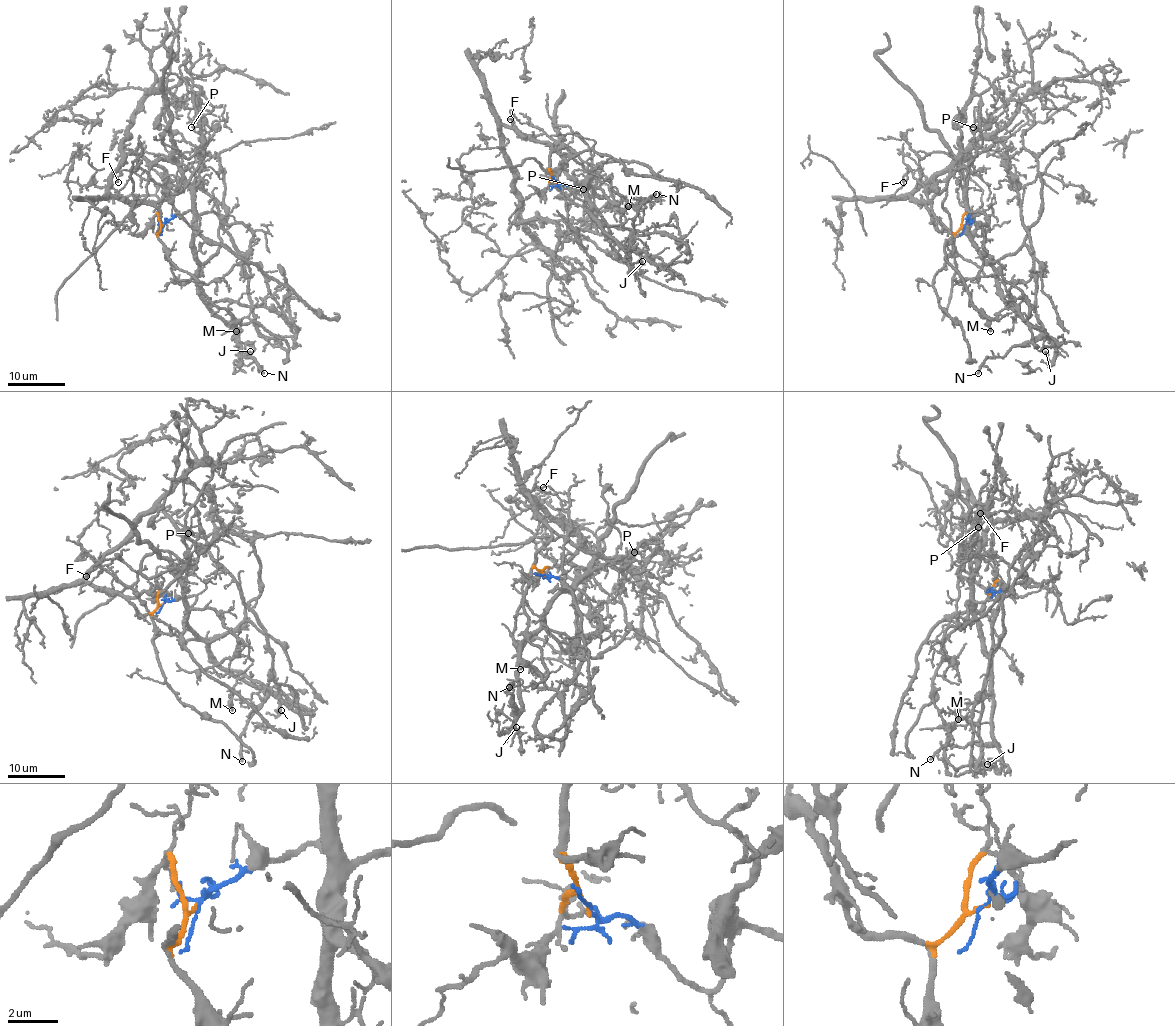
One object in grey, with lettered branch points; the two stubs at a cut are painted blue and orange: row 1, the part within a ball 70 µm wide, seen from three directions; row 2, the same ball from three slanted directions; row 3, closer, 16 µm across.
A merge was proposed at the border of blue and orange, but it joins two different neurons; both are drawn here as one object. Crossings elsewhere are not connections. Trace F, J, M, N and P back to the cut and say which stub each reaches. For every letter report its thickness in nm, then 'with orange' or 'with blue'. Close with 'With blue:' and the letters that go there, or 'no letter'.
F: calibre 130 nm; with blue
J: calibre 130 nm; with blue
M: calibre 190 nm; with blue
N: calibre 260 nm; with blue
P: calibre 90 nm; with blue
With blue: F, J, M, N, P

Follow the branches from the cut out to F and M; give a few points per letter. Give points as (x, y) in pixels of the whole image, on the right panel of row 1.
F: (964, 224), (972, 214), (984, 211), (953, 235), (936, 217), (917, 170), (910, 170), (903, 181)
M: (964, 224), (984, 211), (973, 217), (969, 238), (1010, 301), (990, 320), (990, 331)

